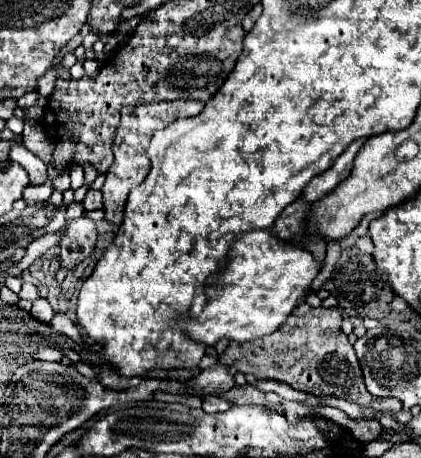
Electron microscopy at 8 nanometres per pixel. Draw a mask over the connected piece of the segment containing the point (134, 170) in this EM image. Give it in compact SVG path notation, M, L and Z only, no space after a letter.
M164 101L164 103L150 103L150 105L140 105L140 107L122 107L122 119L116 129L116 137L112 143L114 151L114 163L106 173L106 183L102 185L102 195L104 195L104 211L106 211L106 221L120 225L122 215L124 215L124 203L126 197L132 189L132 185L140 185L150 167L150 159L146 155L150 137L156 129L164 129L172 121L180 117L194 117L204 109L204 103L200 101Z

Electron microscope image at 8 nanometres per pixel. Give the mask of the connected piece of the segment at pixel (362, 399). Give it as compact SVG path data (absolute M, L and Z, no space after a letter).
M302 301L278 331L262 339L248 343L230 341L226 351L220 355L220 363L236 367L240 373L250 373L258 379L274 379L290 385L292 389L312 393L312 395L334 395L358 403L362 407L372 407L376 411L402 411L398 399L376 399L366 391L362 369L358 365L354 347L340 329L342 315L338 309L312 309Z

